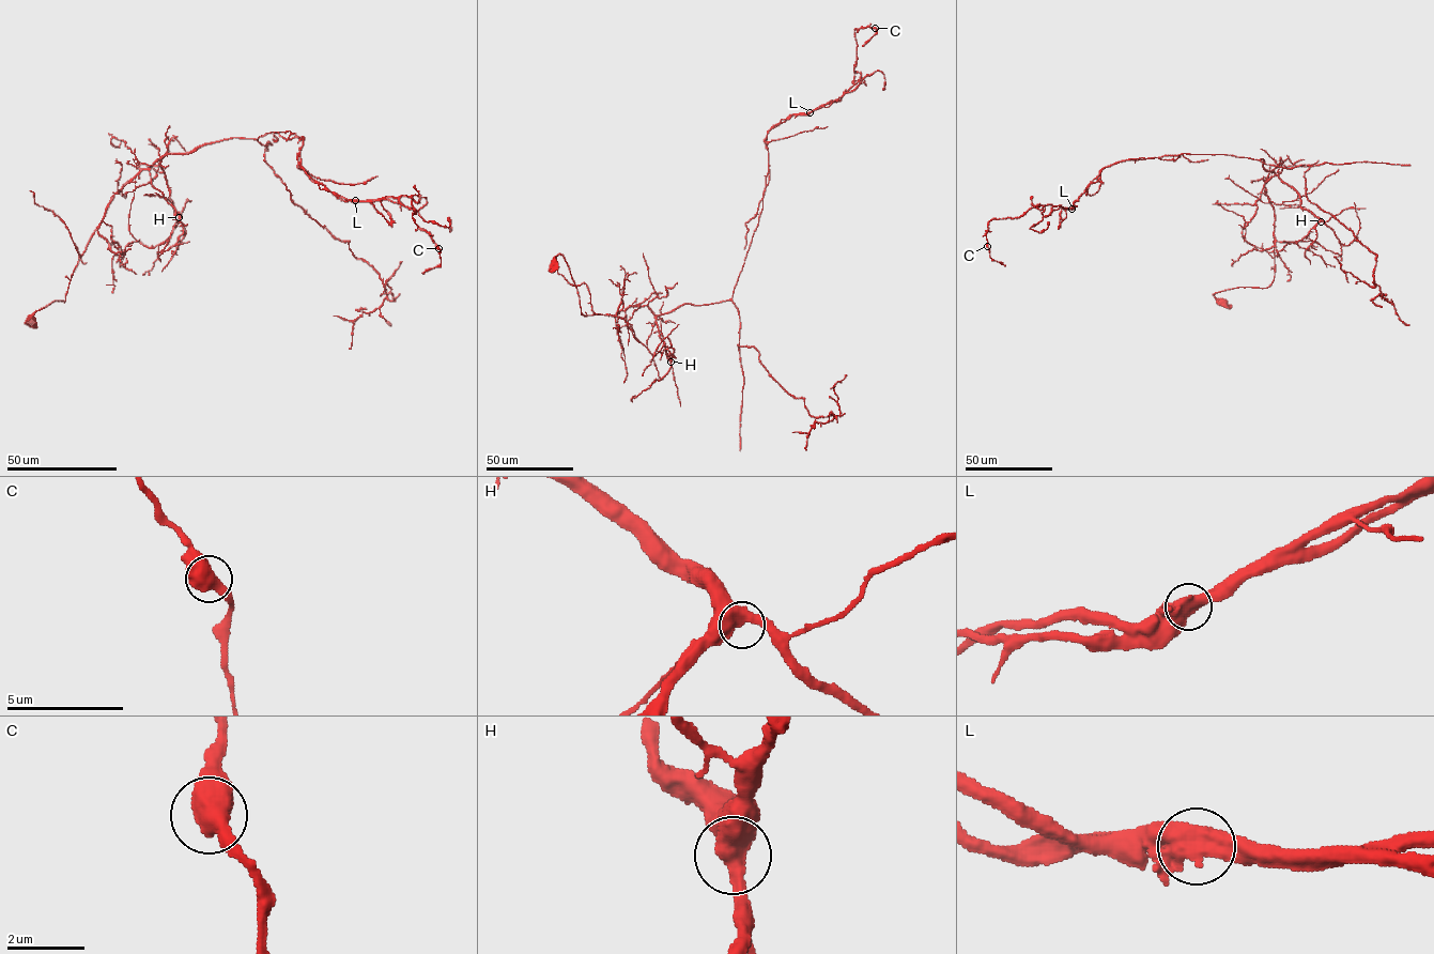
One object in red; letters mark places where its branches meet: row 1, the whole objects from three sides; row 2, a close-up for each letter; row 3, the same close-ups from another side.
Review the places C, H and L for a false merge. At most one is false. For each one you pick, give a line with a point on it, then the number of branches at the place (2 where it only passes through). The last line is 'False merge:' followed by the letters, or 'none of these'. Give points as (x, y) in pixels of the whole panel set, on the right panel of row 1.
L: at (1072, 209); 2 branches meet
False merge: L

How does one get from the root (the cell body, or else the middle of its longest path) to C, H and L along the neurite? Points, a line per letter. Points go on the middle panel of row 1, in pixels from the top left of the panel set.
C: (554, 263), (584, 316), (729, 299), (767, 133), (837, 102), (854, 30), (875, 28)
H: (554, 263), (560, 254), (584, 316), (615, 316), (630, 306), (647, 306), (671, 362)
L: (554, 263), (560, 254), (584, 316), (630, 306), (660, 316), (729, 299), (762, 208), (767, 133), (810, 112)

